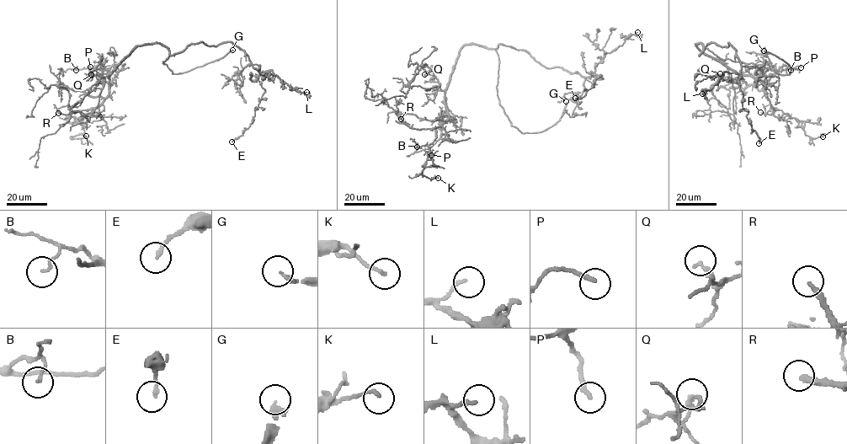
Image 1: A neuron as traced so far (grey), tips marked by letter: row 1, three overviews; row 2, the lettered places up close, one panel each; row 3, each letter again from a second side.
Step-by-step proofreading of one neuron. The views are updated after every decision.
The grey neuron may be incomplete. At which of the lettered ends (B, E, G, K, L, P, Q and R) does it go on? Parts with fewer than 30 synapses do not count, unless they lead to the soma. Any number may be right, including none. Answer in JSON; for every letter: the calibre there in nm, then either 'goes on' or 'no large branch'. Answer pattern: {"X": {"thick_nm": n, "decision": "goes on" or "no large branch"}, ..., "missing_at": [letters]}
{"B": {"thick_nm": 100, "decision": "no large branch"}, "E": {"thick_nm": 180, "decision": "no large branch"}, "G": {"thick_nm": 240, "decision": "goes on"}, "K": {"thick_nm": 140, "decision": "no large branch"}, "L": {"thick_nm": 180, "decision": "no large branch"}, "P": {"thick_nm": 200, "decision": "no large branch"}, "Q": {"thick_nm": 120, "decision": "no large branch"}, "R": {"thick_nm": 240, "decision": "goes on"}, "missing_at": ["G", "R"]}

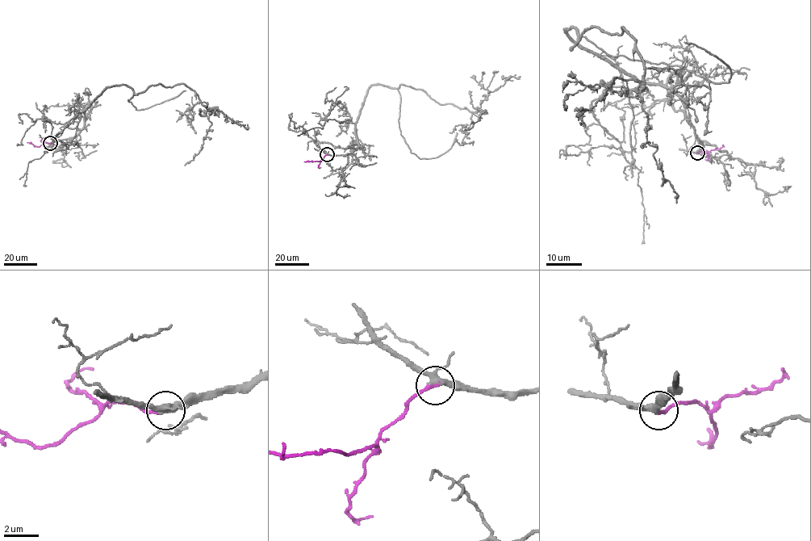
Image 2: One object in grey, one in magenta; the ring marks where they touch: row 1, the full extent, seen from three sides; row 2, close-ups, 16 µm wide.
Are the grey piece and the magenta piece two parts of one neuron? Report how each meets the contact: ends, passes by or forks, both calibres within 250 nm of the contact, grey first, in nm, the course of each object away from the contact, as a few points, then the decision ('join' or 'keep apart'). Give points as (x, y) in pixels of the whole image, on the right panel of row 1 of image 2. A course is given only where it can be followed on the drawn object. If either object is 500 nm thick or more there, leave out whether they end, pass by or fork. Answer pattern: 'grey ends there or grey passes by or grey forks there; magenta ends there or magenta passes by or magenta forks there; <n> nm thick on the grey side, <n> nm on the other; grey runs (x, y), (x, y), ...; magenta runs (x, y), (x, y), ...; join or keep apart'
grey forks there; magenta ends there; 320 nm thick on the grey side, 240 nm on the other; grey runs (697, 153), (674, 92), (567, 31), (571, 49), (594, 27), (633, 36), (646, 140), (675, 203); magenta runs (697, 153), (705, 151), (708, 160), (707, 150); join

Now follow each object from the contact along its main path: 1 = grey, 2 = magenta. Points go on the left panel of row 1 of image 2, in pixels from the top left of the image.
1: (50, 143), (75, 136), (83, 111), (108, 87), (125, 85), (137, 94), (185, 84), (211, 123), (184, 165)
2: (50, 143), (44, 142), (37, 146), (27, 142)

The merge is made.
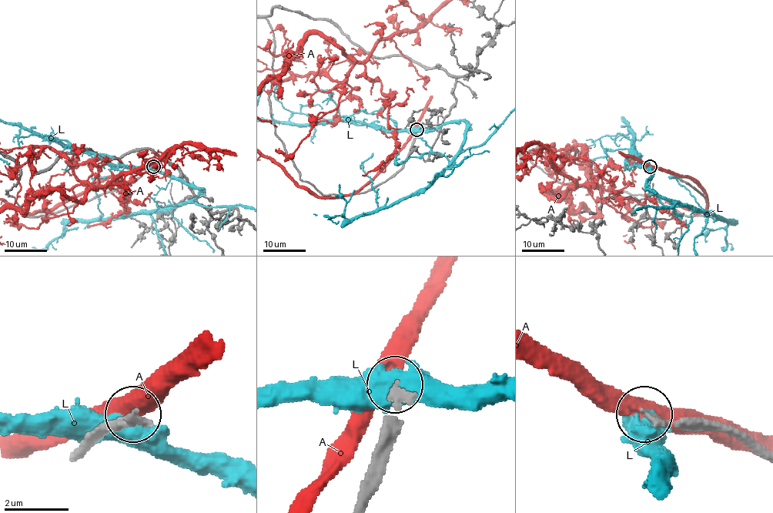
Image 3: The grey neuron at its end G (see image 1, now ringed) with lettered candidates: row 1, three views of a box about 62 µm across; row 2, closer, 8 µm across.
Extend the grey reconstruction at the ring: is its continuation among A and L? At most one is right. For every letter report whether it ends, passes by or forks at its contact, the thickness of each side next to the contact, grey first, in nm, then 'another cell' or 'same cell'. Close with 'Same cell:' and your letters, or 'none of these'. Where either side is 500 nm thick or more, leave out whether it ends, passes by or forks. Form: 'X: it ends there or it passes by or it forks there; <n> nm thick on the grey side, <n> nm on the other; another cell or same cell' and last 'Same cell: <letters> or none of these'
A: it passes by; 280 nm thick on the grey side, 460 nm on the other; another cell
L: 300 nm thick on the grey side, 500 nm on the other; another cell
Same cell: none of these

